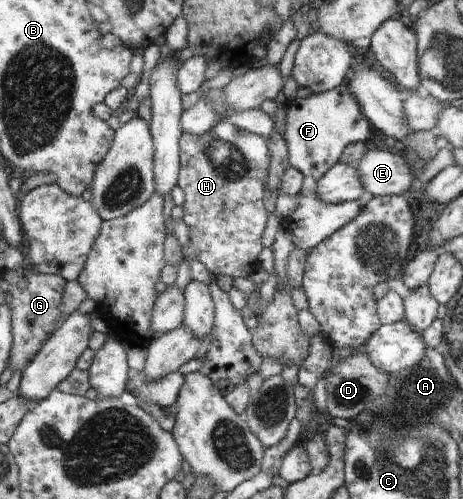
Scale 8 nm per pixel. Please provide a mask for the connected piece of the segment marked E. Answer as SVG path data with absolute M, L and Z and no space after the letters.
M378 149L366 150L354 168L368 197L401 196L417 177L399 156Z

